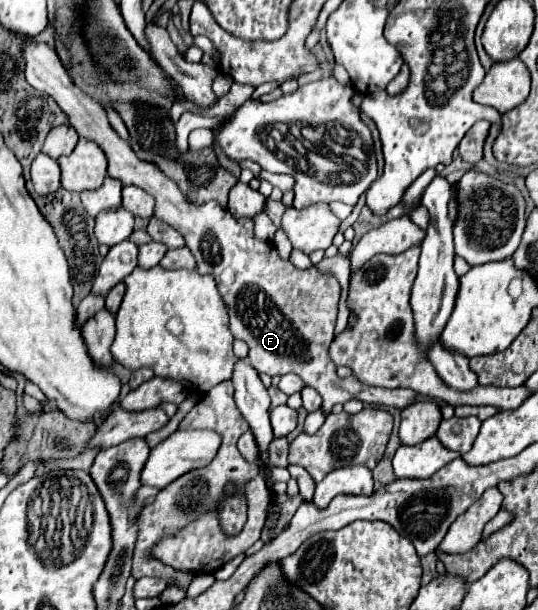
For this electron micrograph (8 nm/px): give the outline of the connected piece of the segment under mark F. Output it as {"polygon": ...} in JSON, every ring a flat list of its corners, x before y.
{"polygon":[[27,45,25,61,27,83,51,95,67,113,71,127,75,127,81,137,95,141,103,149,109,161,109,175,123,181,123,185,133,183,151,193,155,197,153,215,185,237,185,243,197,261,197,273,215,277,217,289,229,311,229,329,235,339,249,345,247,359,259,373,267,373,271,377,285,373,299,375,323,397,323,407,327,409,325,415,331,413,335,403,345,403,349,399,361,399,369,405,393,405,397,409,415,403,417,393,411,389,365,387,357,379,337,377,335,365,331,365,327,353,341,299,341,285,335,277,319,273,315,267,299,271,293,263,283,261,273,243,255,239,251,219,235,219,215,201,199,207,185,201,183,193,169,177,165,177,153,163,135,157,131,145,111,129,105,109,73,85,59,55,49,45]]}

